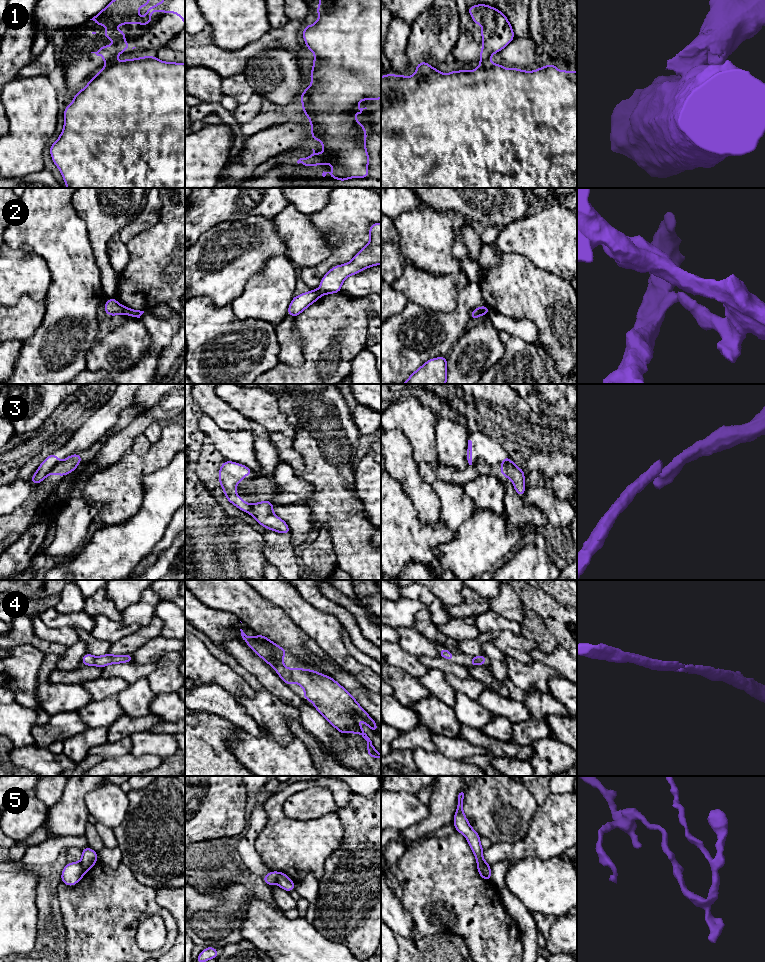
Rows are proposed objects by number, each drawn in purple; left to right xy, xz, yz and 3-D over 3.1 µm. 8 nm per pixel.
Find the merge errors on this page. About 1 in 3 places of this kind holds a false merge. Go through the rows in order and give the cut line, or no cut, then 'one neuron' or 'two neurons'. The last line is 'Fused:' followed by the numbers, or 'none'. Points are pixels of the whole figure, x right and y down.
1: cut in yz along (489, 62), (480, 64); two neurons
2: cut in xy along (124, 307), (122, 313); two neurons
3: cut in xy along (60, 462), (54, 472); two neurons
4: no cut; one neuron
5: cut in yz along (477, 862), (489, 867); two neurons
Fused: 1, 2, 3, 5

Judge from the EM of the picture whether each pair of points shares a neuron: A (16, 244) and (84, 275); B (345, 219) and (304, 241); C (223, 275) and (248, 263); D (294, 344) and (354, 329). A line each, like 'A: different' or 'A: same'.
A: same
B: different
C: same
D: different

